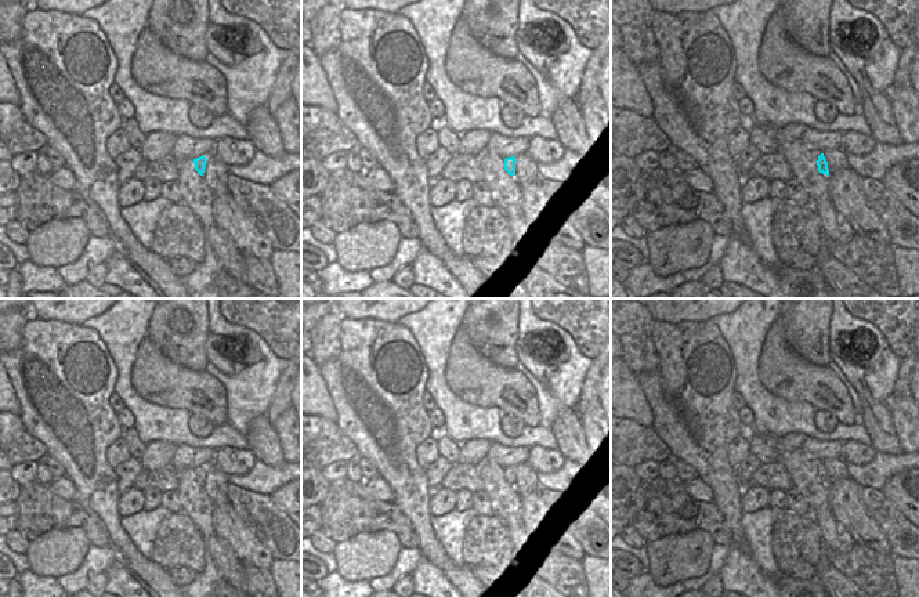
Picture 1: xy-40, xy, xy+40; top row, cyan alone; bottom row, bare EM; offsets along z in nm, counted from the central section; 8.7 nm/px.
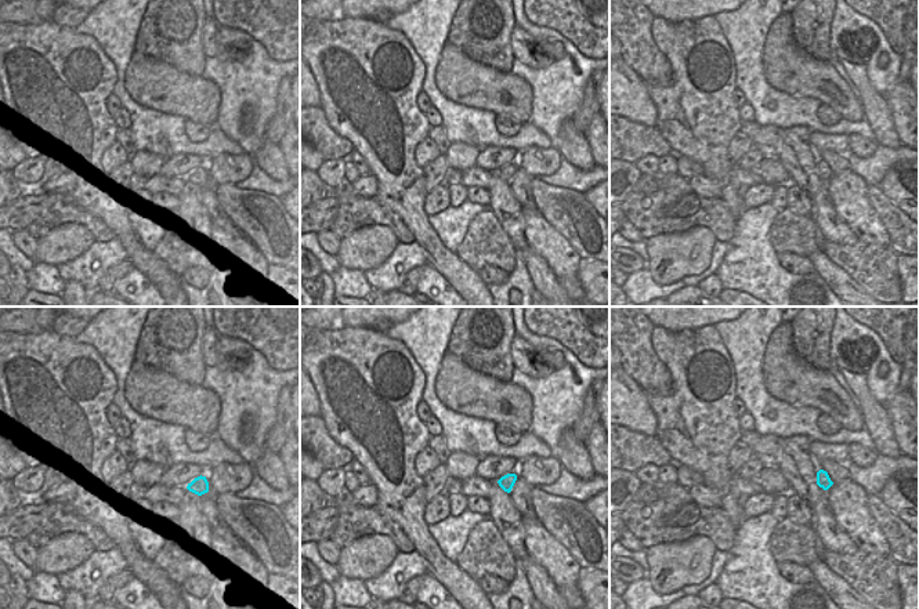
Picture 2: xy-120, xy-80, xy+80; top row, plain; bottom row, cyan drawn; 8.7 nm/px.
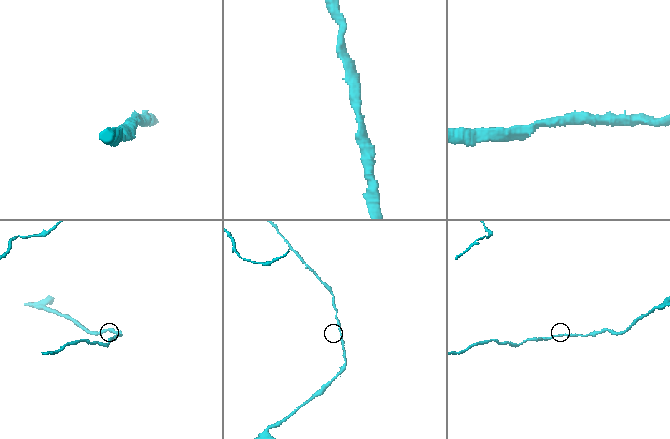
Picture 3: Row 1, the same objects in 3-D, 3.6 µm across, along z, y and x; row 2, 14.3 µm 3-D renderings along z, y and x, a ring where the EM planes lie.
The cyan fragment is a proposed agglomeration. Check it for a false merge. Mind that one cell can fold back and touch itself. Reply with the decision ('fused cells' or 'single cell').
single cell

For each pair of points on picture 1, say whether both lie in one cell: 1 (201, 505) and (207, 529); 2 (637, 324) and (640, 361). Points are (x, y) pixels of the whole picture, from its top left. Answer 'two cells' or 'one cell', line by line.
1: one cell
2: one cell

